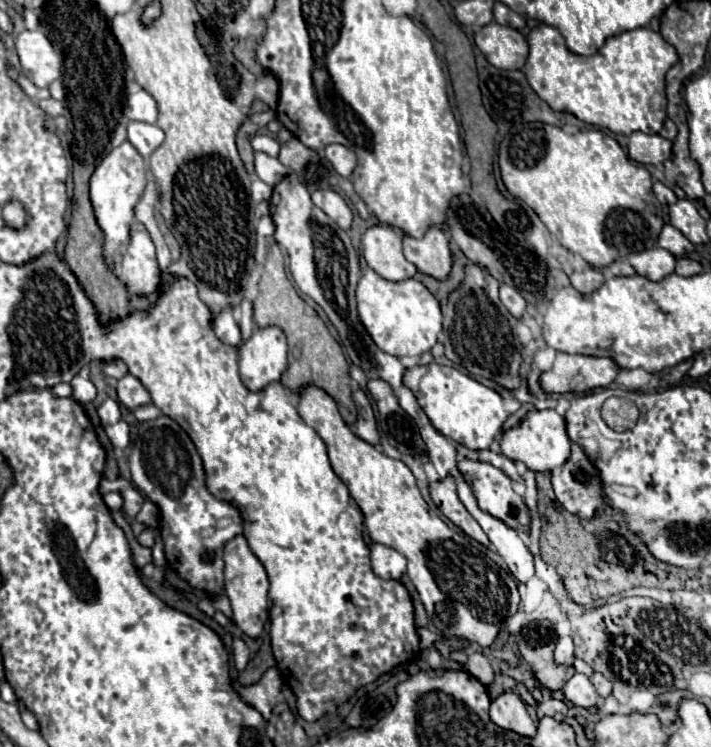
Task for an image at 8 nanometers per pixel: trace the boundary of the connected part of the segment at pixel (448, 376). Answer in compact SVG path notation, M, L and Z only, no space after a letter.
M437 363L415 365L405 369L403 383L413 391L419 407L425 411L433 427L441 431L441 435L445 435L447 439L469 449L489 449L493 439L501 431L501 425L509 417L497 391L477 383L455 367L445 367Z

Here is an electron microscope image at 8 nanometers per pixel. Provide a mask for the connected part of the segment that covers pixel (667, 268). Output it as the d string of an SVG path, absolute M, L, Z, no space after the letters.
M661 247L633 253L627 257L627 261L631 263L631 267L635 267L637 275L643 275L651 281L661 281L675 271L675 257Z

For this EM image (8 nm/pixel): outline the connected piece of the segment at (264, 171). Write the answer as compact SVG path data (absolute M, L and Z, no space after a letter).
M257 151L255 153L255 173L257 173L257 177L261 181L265 181L267 185L273 187L289 173L289 167L285 167L279 159Z

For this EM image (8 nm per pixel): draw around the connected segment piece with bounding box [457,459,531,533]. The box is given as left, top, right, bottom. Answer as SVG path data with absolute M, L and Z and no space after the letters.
M461 459L457 463L457 469L463 475L463 479L469 483L469 487L471 487L471 491L473 491L473 495L475 495L477 505L479 505L481 511L493 515L495 519L501 519L505 525L509 525L513 529L525 529L525 533L529 533L529 525L531 525L529 509L527 509L523 497L513 491L511 479L501 469L493 467L491 463L471 461L471 459Z

